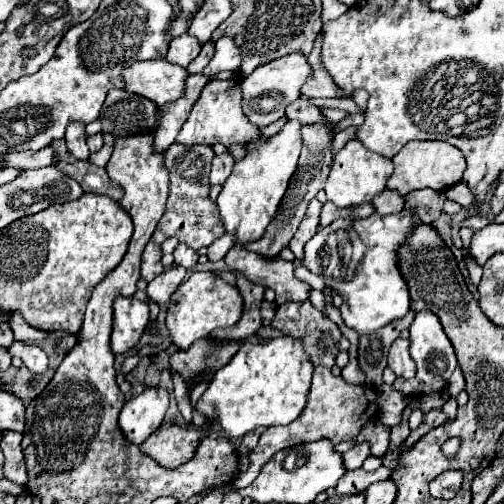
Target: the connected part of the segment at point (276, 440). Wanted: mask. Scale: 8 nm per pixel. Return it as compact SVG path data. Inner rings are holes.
M316 367L314 375L312 375L308 401L306 401L306 407L300 413L300 417L284 427L268 427L262 433L256 449L250 453L250 467L246 469L246 473L238 473L238 477L234 479L234 485L238 489L248 487L258 477L258 473L266 465L266 461L274 453L278 453L286 447L294 447L298 443L310 443L310 441L318 441L318 439L330 439L334 445L354 439L360 433L360 429L364 427L364 423L378 413L376 399L378 399L376 391L372 387L348 385L342 377L332 375L330 369Z

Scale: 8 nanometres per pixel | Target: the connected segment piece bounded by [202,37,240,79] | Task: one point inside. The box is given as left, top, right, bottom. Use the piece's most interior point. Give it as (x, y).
(226, 58)

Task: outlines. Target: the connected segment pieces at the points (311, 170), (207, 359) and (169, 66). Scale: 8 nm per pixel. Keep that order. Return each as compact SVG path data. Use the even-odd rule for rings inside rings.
M334 123L330 125L330 131L326 131L324 127L306 127L306 125L302 127L302 155L298 161L298 171L294 173L294 179L290 179L286 199L282 199L282 207L278 207L278 215L274 217L274 223L270 223L270 227L266 229L266 235L262 235L262 239L250 243L250 247L246 247L248 251L258 251L260 255L278 255L280 249L288 245L288 241L296 233L298 225L302 223L310 201L326 185L330 165L332 165L332 153L330 153L332 135L334 135L332 129L334 129Z
M198 339L198 343L194 343L190 349L186 351L176 351L170 357L170 365L172 371L178 371L184 381L194 379L194 375L198 375L198 371L202 367L206 367L206 371L214 369L218 371L218 367L222 367L236 351L238 351L240 343L226 343L226 347L210 347L210 343L206 343L206 339Z
M166 59L140 61L124 71L126 91L138 93L158 105L180 99L186 93L188 71Z

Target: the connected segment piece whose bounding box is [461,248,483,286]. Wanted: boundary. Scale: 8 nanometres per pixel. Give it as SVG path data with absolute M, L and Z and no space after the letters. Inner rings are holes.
M462 248L462 254L466 256L466 268L468 269L470 280L476 286L480 283L483 274L483 267L476 263L476 261L467 256L469 248Z

